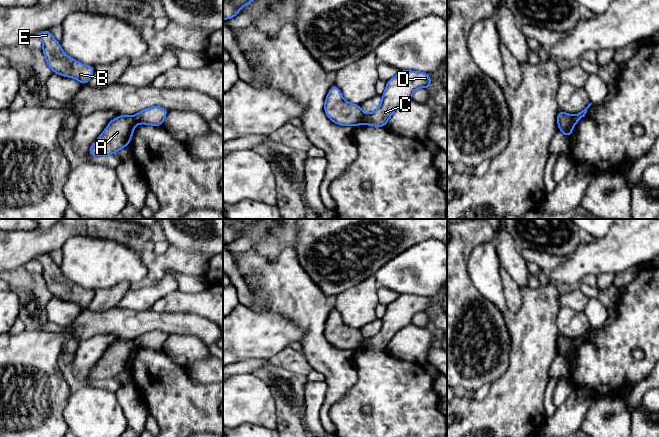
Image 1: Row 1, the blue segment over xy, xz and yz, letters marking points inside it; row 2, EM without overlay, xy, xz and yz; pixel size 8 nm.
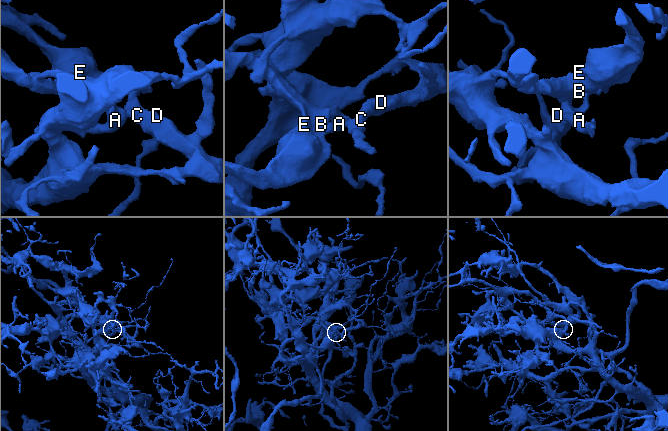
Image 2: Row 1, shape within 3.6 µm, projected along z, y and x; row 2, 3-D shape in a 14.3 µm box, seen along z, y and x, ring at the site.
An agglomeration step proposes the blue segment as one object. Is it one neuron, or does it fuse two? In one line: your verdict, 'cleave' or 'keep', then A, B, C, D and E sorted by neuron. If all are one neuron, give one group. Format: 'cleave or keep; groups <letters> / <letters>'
cleave; groups A B E / C D

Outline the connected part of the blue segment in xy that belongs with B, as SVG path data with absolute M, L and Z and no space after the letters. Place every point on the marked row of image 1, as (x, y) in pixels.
M42 30L36 35L42 40L42 53L46 58L46 64L54 73L63 77L71 77L82 85L87 85L94 74L94 66L84 65L67 56L50 30Z

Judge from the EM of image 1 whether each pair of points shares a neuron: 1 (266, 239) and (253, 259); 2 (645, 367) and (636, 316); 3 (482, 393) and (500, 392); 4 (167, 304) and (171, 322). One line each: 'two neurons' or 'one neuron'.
1: two neurons
2: one neuron
3: two neurons
4: two neurons

